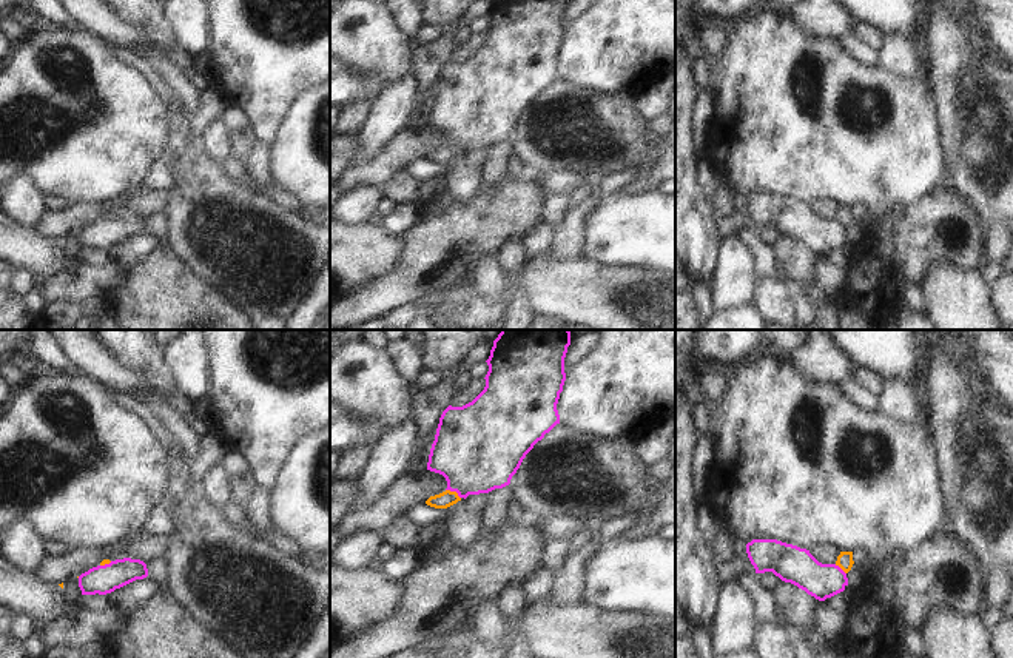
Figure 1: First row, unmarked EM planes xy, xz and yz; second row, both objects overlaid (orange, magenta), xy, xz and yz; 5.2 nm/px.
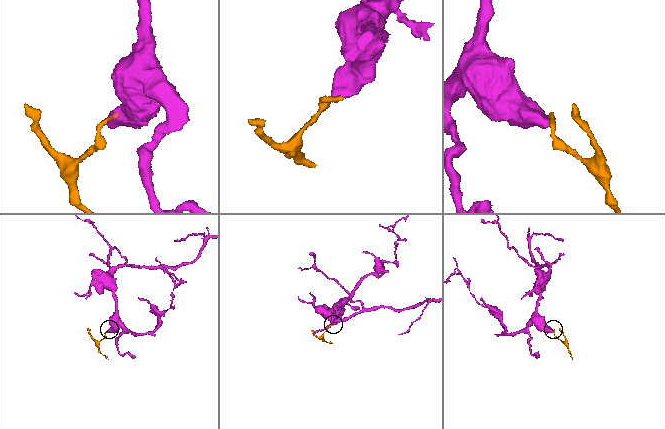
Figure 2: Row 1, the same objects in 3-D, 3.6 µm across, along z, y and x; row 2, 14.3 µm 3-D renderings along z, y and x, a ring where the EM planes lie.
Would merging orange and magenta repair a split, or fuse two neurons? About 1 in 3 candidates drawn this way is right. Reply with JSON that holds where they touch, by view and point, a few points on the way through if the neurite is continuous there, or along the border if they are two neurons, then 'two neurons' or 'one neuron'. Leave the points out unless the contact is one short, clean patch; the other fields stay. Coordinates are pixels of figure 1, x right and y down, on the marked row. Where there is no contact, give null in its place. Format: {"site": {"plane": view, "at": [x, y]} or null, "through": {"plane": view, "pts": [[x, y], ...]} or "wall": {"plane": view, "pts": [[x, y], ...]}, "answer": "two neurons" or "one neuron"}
{"site": {"plane": "xz", "at": [454, 492]}, "wall": {"plane": "xz", "pts": [[446, 489], [454, 490], [460, 498]]}, "answer": "two neurons"}

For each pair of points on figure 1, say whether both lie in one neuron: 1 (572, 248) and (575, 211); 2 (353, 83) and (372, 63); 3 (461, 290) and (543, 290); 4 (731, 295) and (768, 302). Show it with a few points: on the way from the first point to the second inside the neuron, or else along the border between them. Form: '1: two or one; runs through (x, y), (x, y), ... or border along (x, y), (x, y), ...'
1: one; runs through (572, 239), (574, 221)
2: two; border along (346, 67), (364, 83), (364, 88), (350, 102)
3: one; runs through (481, 304), (498, 304), (512, 290), (523, 290)
4: two; border along (759, 281), (753, 302)

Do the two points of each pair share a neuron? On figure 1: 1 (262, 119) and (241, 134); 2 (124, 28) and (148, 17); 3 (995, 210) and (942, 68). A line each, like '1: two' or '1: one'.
1: two
2: two
3: one

